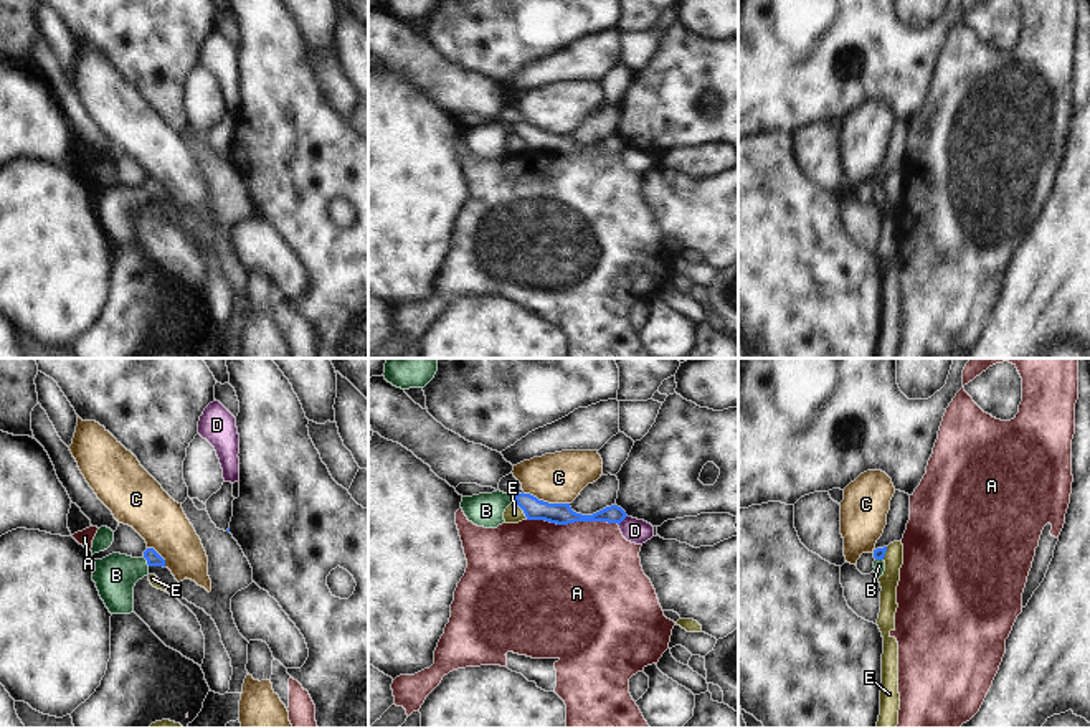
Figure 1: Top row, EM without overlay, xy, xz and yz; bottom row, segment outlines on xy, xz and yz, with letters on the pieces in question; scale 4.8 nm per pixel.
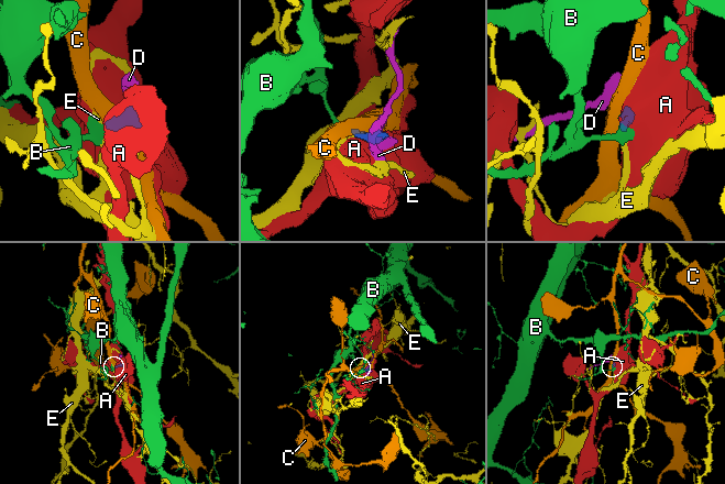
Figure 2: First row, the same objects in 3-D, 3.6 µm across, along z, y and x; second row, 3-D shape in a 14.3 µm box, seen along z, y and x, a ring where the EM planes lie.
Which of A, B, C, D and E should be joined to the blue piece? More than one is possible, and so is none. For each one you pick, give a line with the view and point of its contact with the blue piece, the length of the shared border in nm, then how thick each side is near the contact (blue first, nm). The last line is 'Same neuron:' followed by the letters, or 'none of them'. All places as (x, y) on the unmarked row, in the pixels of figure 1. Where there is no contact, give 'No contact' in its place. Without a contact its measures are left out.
B: Touches blue at xy (147, 192). Shared border 60 nm. Thickness 70 nm (blue) against 200 nm
Same neuron: B.

